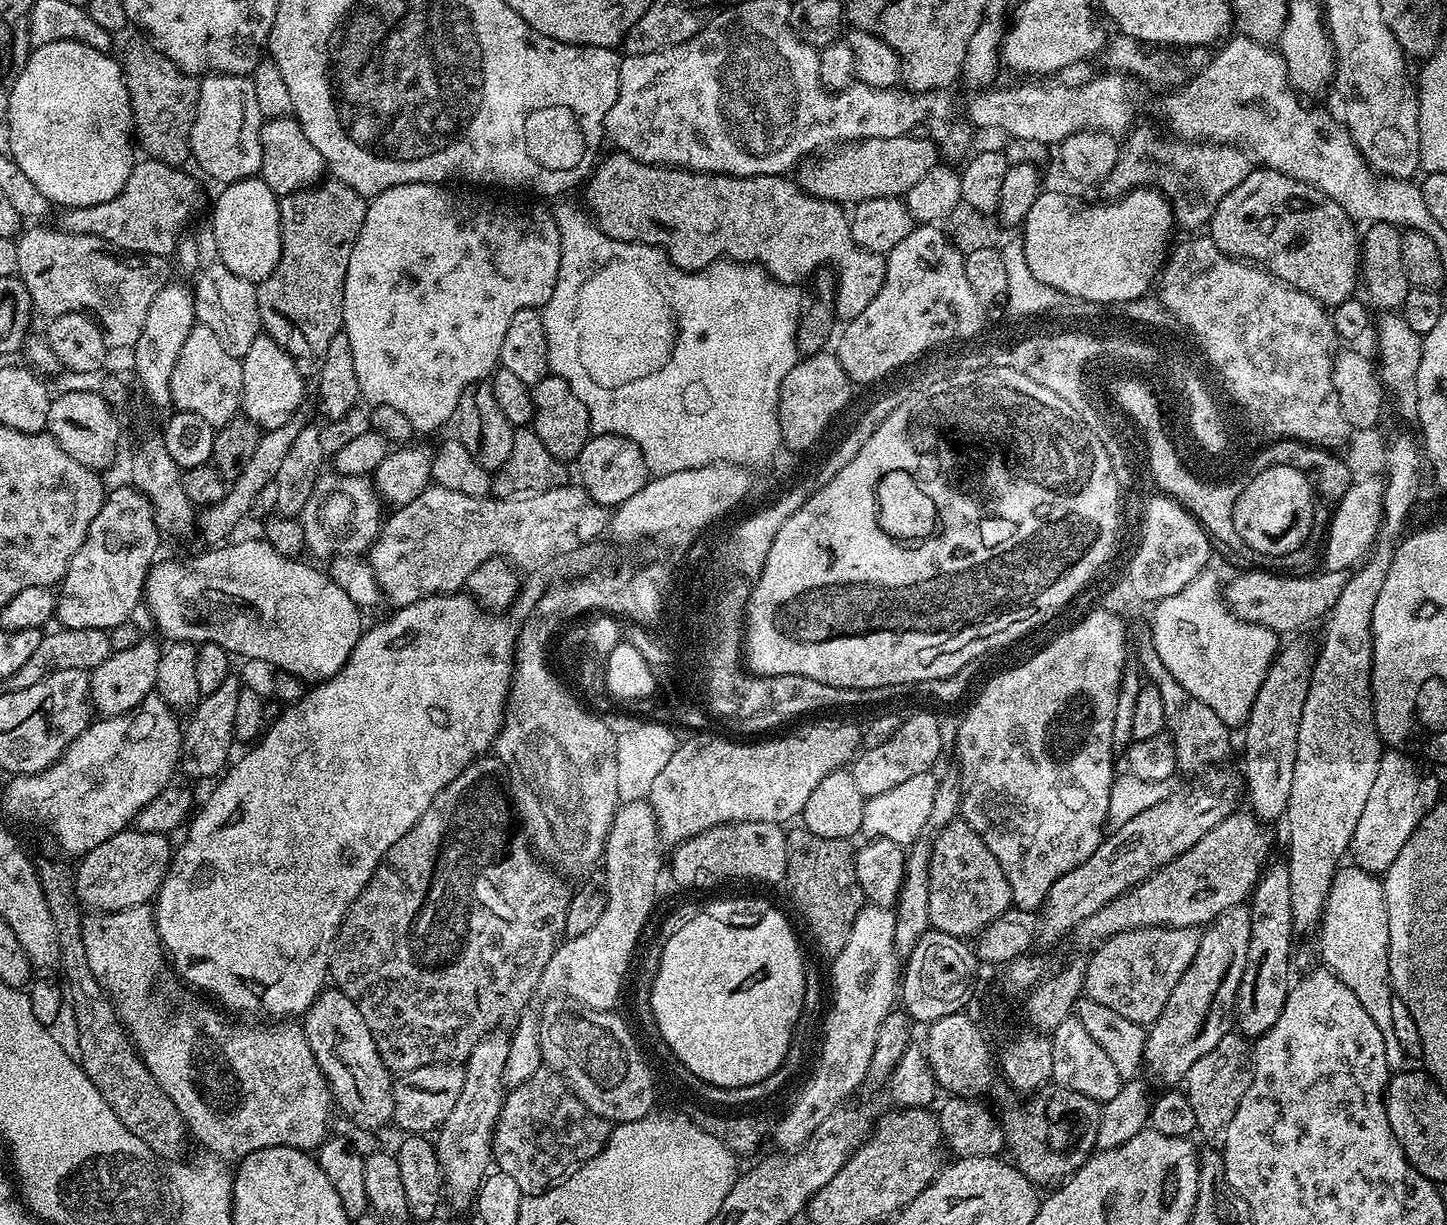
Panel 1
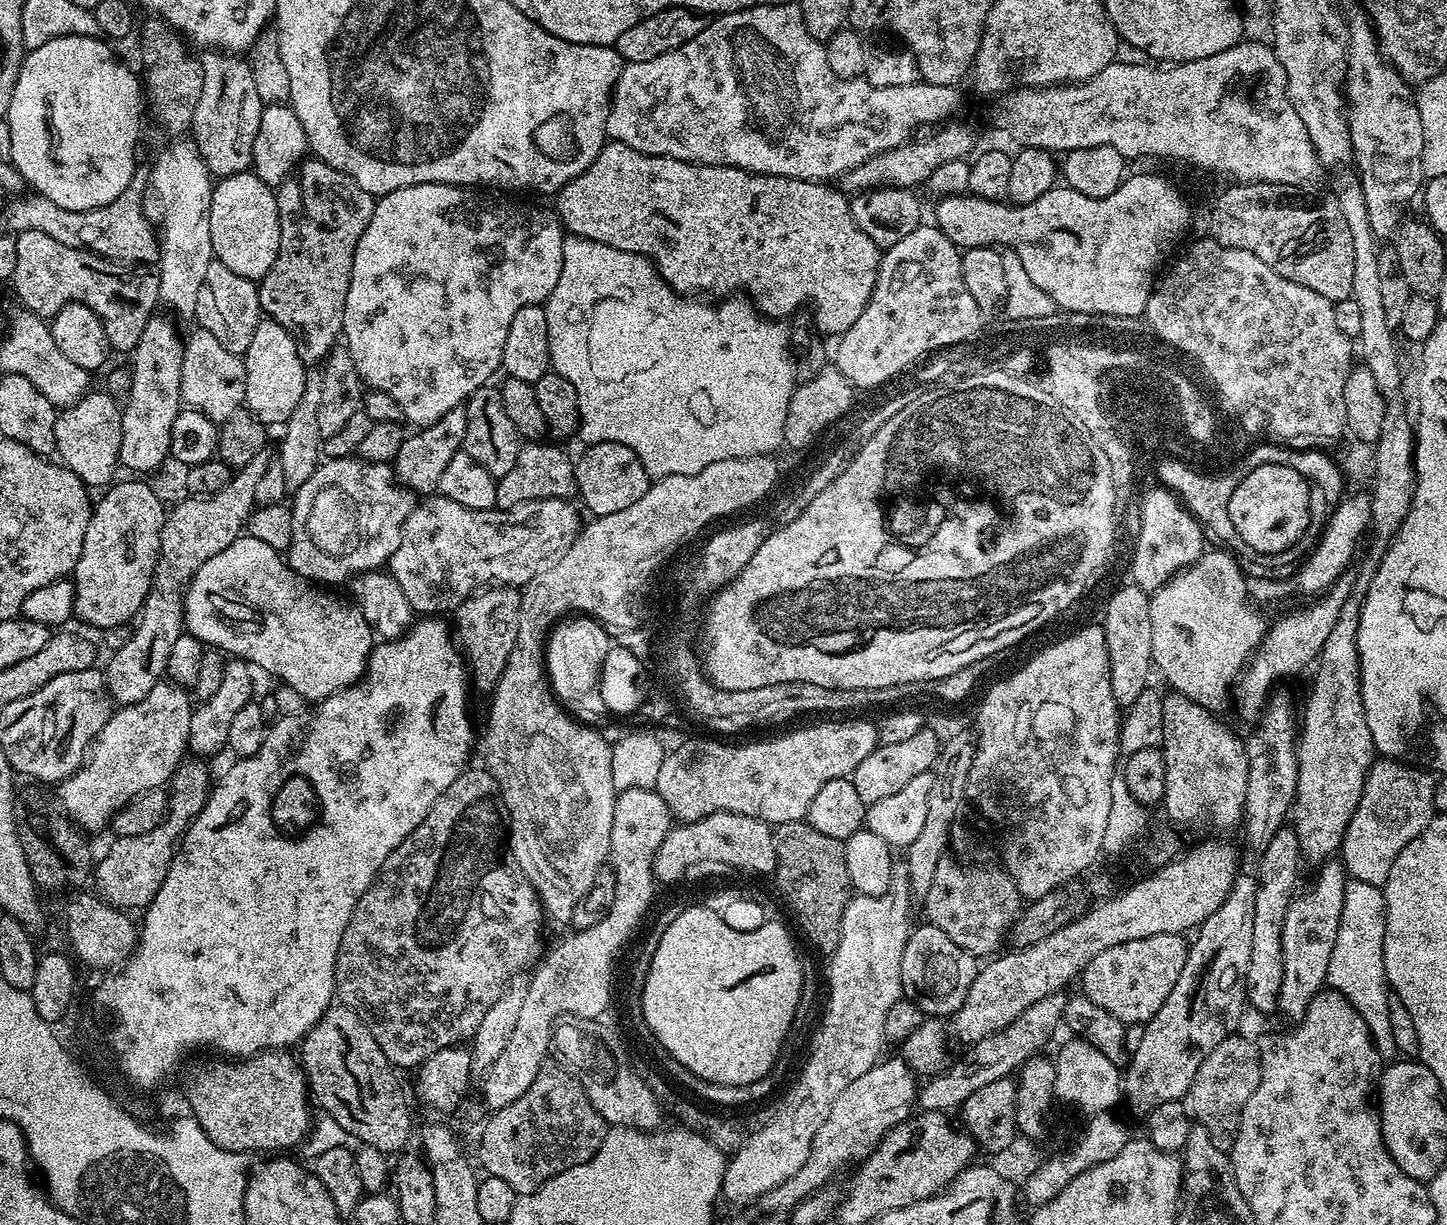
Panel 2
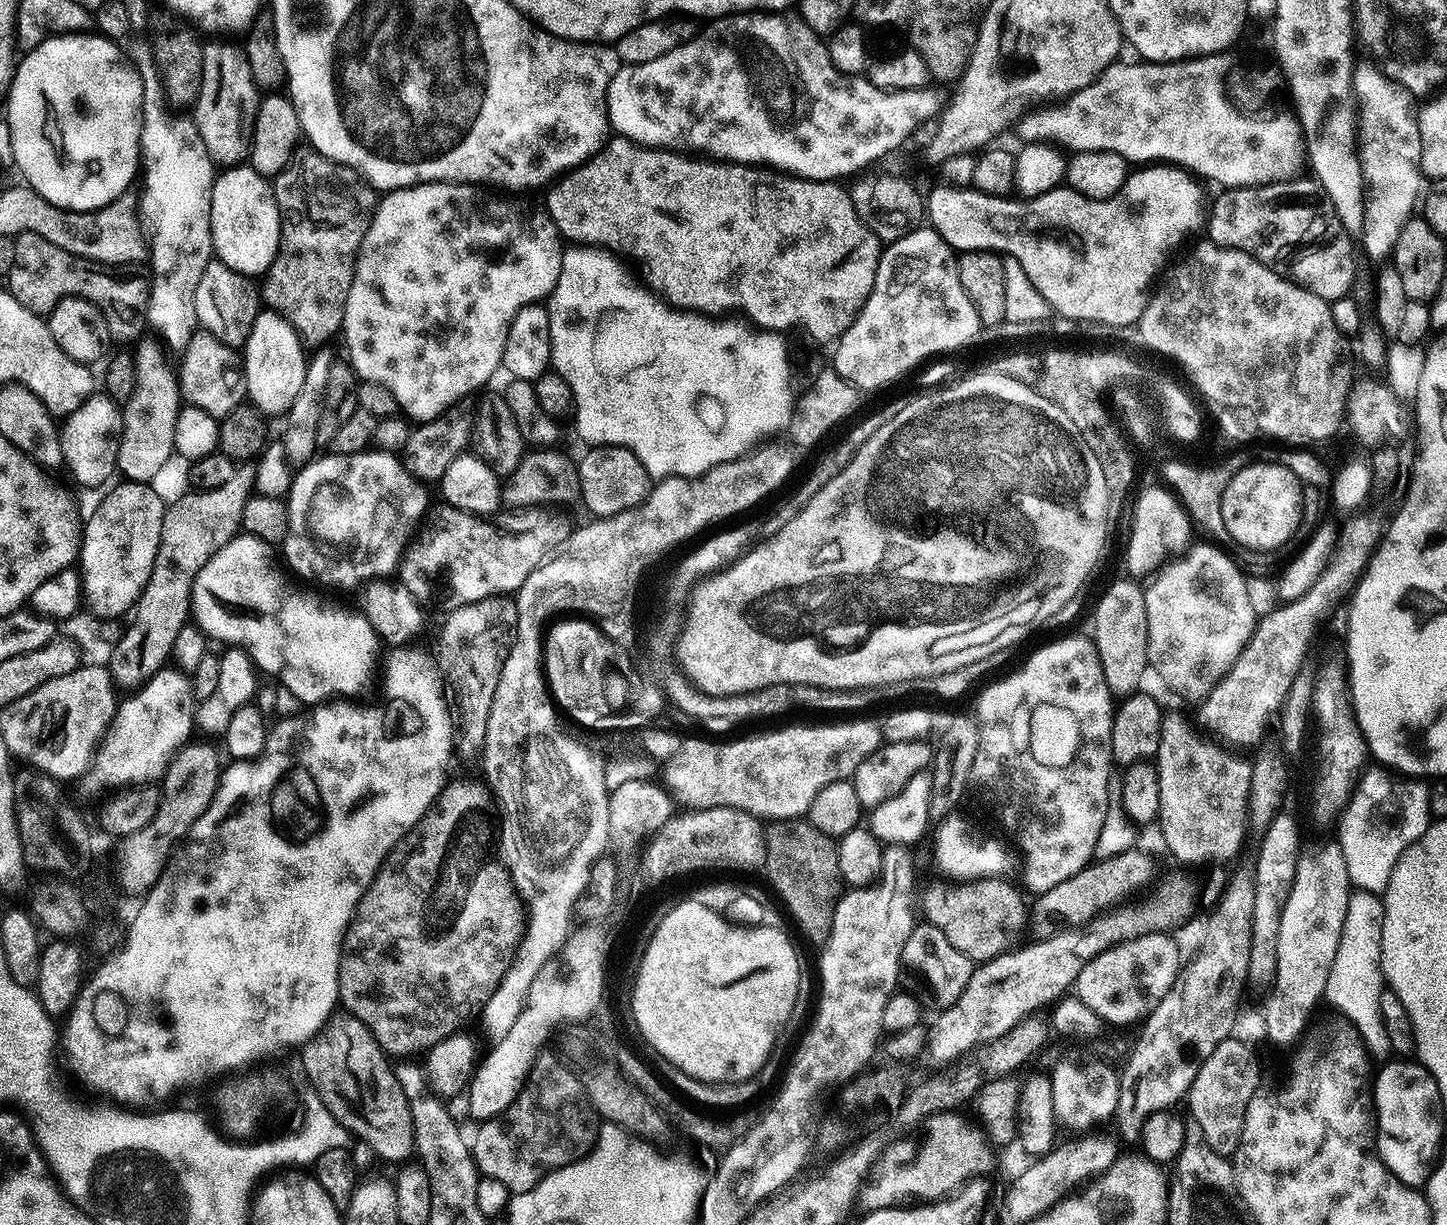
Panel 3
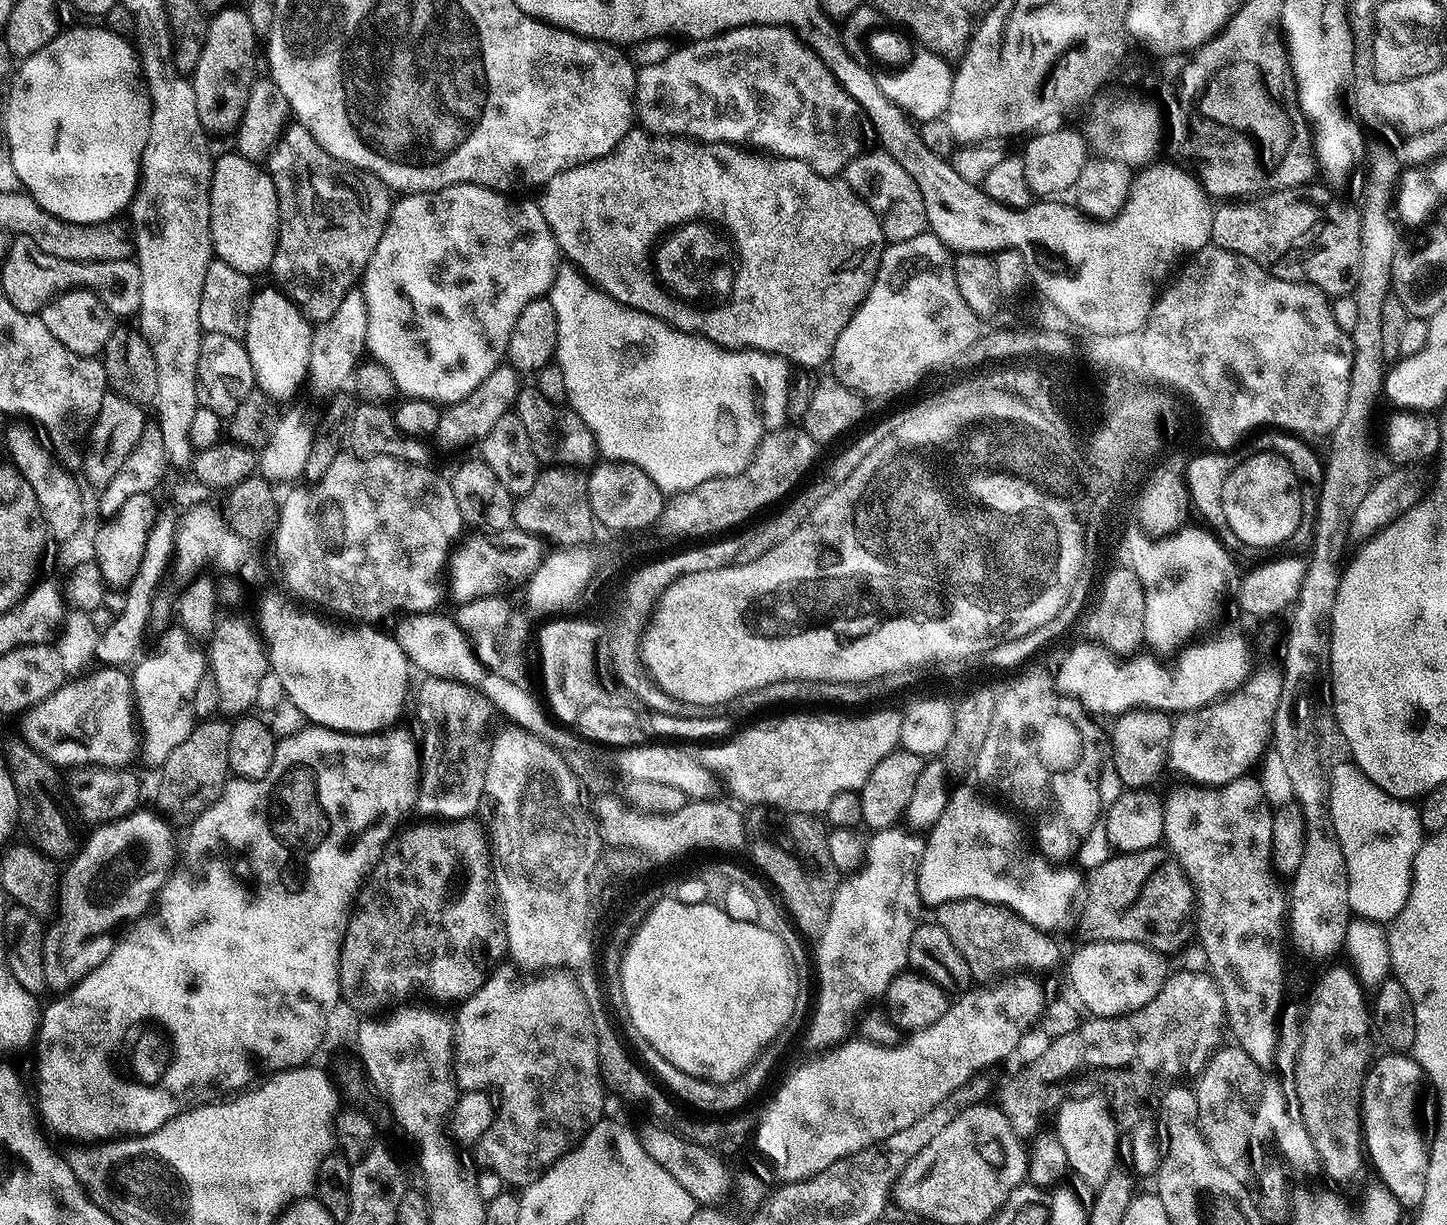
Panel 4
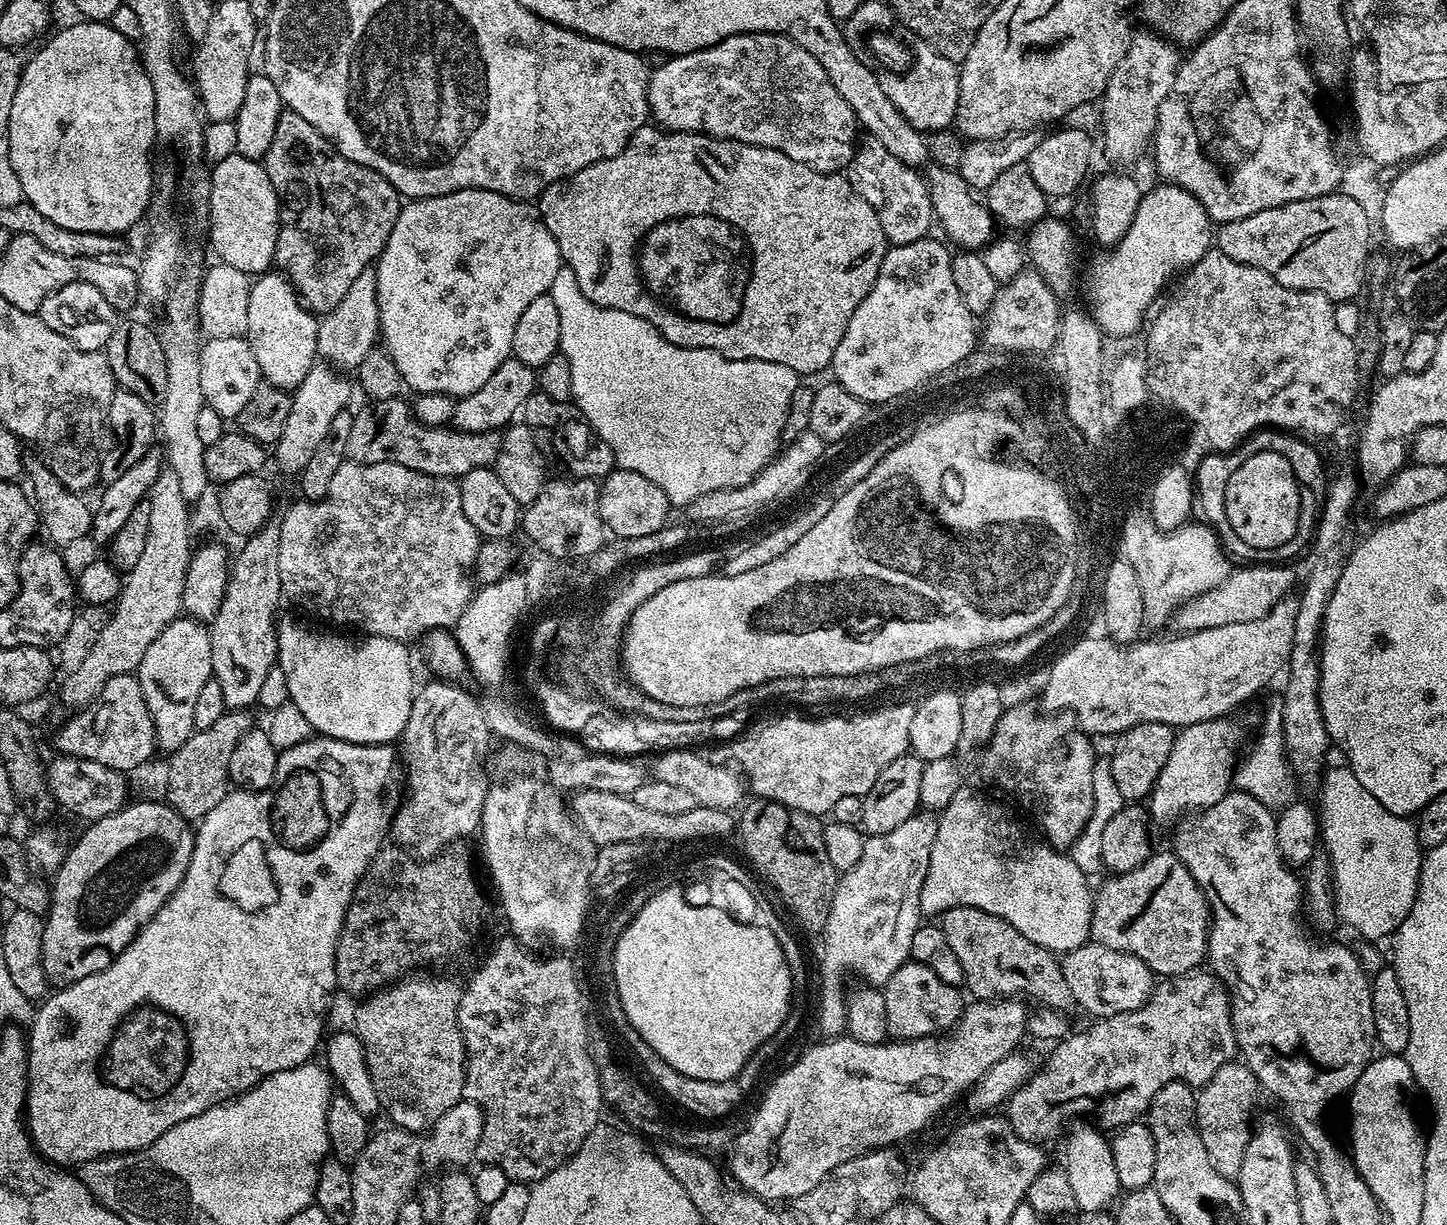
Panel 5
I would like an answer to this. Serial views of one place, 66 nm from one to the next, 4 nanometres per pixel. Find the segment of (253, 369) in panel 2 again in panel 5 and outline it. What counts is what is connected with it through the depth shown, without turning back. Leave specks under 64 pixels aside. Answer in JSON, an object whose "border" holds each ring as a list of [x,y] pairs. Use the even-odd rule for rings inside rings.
{"border":[[[276,270],[257,275],[250,290],[248,345],[258,358],[260,375],[275,388],[295,390],[317,363],[316,326],[318,320],[304,307],[288,277]]]}

